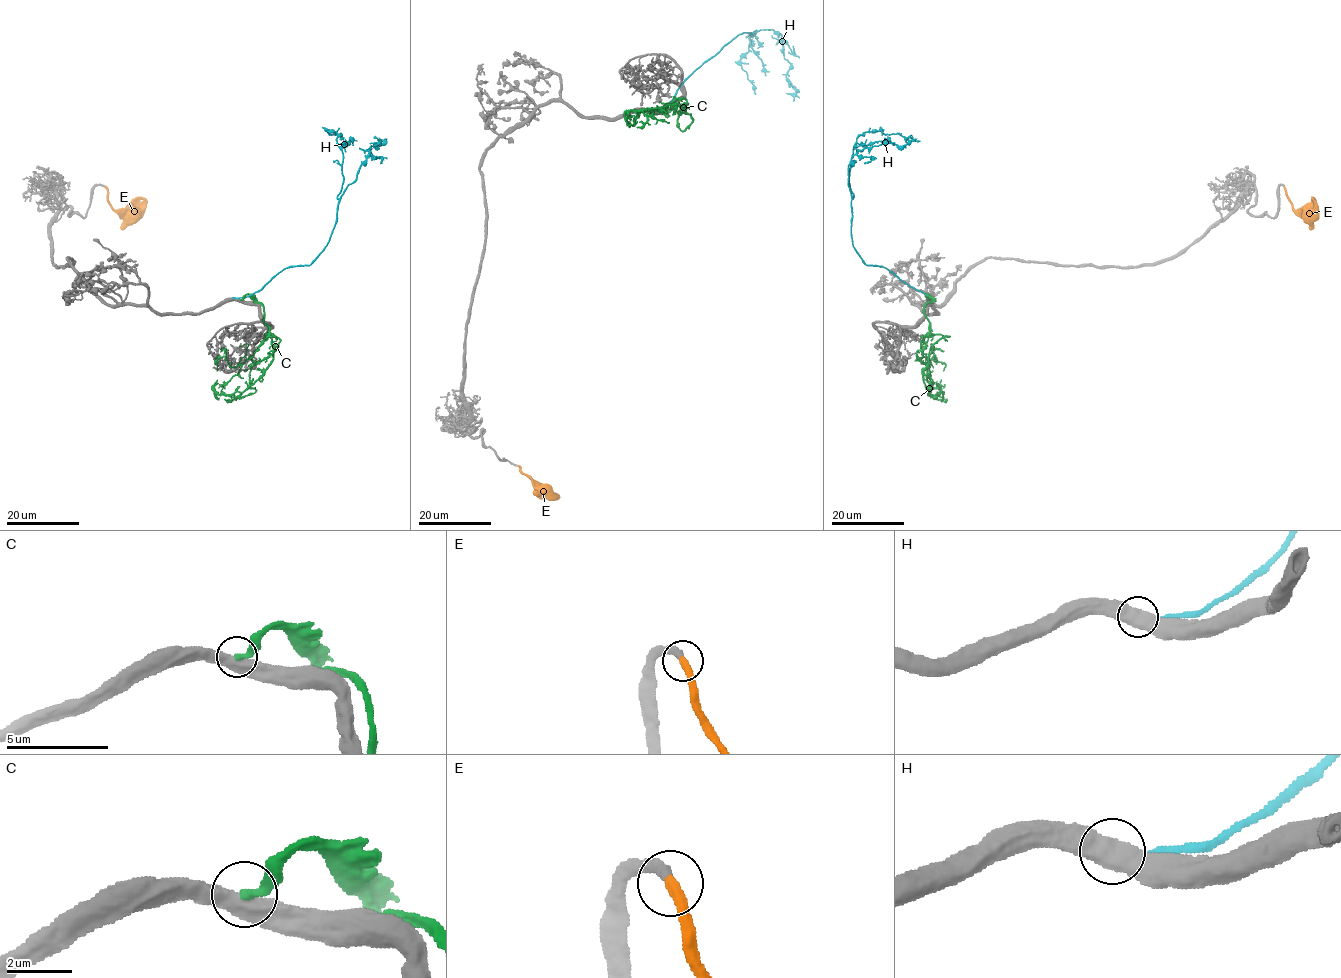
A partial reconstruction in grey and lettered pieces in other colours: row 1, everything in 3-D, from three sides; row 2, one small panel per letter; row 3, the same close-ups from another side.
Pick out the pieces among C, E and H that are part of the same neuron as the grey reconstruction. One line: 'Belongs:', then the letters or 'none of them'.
Belongs: E

